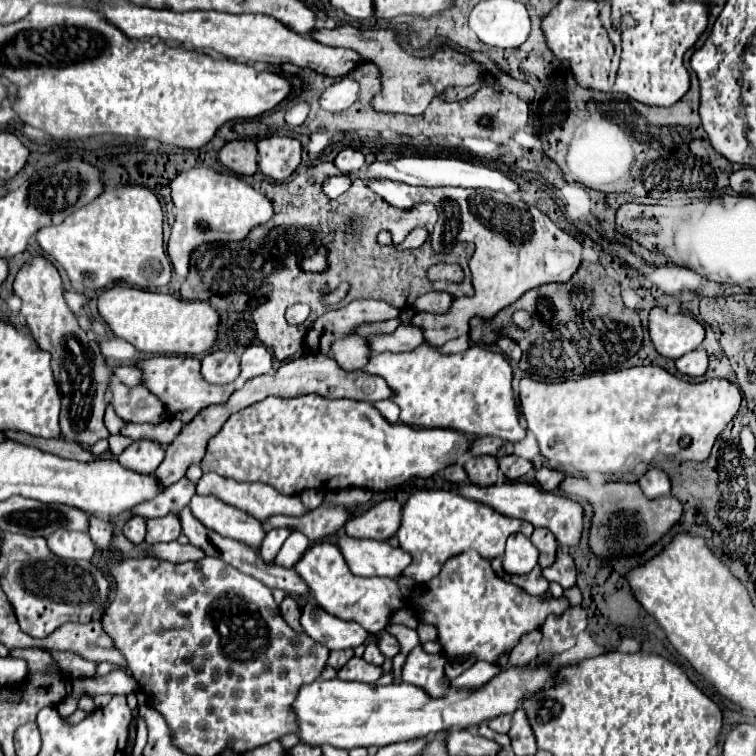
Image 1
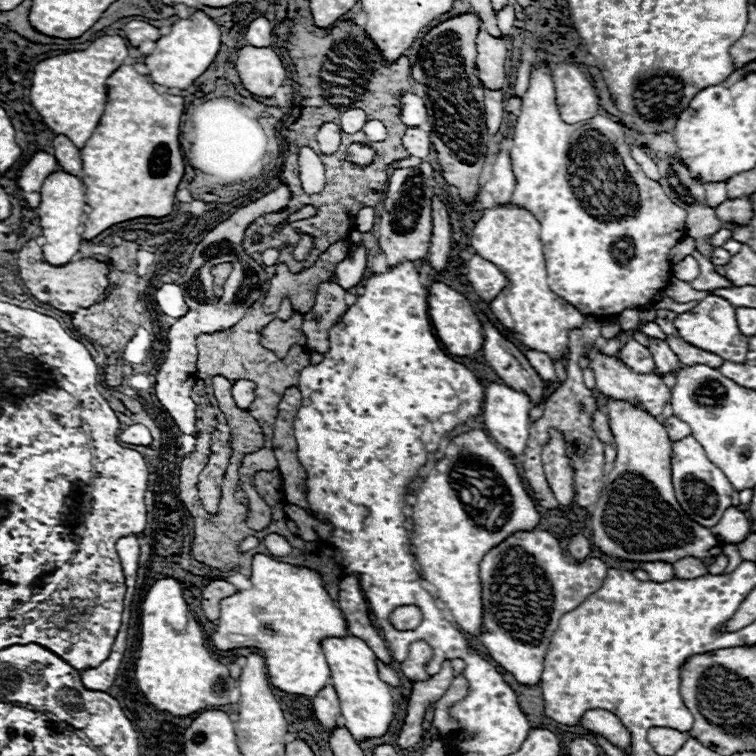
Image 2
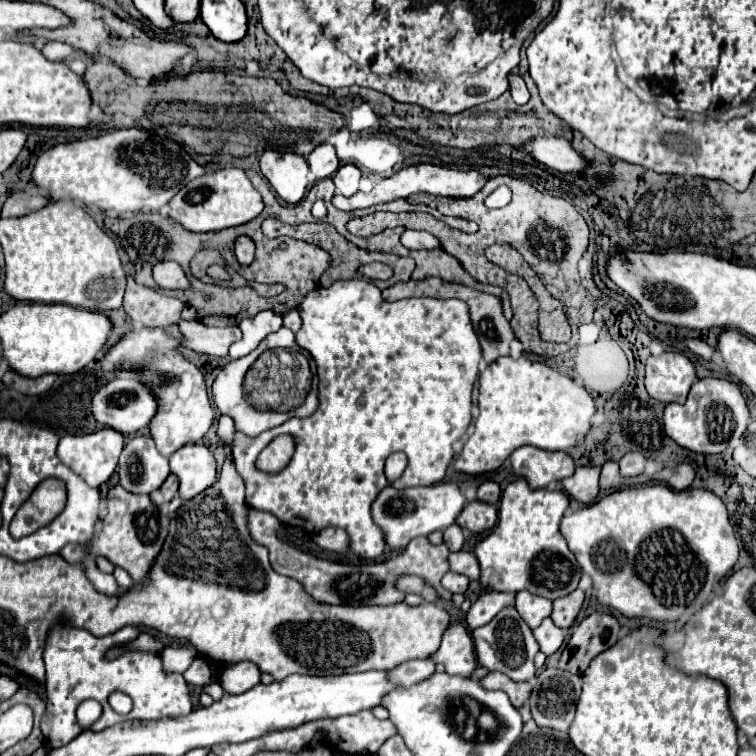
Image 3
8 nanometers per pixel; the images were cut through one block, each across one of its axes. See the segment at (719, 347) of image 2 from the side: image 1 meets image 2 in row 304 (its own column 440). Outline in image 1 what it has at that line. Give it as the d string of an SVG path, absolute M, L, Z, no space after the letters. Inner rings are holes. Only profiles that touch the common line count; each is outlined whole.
M532 660L524 666L502 668L488 684L480 688L456 688L450 684L448 694L432 698L428 692L414 684L360 684L344 680L324 680L312 682L300 688L294 702L294 712L298 716L300 740L312 746L330 744L336 748L358 748L358 746L388 746L404 740L426 738L430 734L454 730L454 728L476 728L482 722L490 722L502 714L514 714L522 700L538 694L544 688L556 684L560 672L558 664Z

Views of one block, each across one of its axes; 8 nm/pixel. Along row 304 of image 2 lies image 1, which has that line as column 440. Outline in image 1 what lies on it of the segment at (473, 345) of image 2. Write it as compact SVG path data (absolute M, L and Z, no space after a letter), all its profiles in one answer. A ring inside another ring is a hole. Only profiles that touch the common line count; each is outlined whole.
M298 396L292 400L268 398L232 414L220 434L208 442L200 462L202 472L216 472L224 478L262 482L280 494L296 496L308 488L334 492L338 488L368 488L372 492L400 486L410 478L430 478L446 466L458 464L470 450L470 440L456 430L410 428L406 424L388 424L368 402L324 400L320 396Z

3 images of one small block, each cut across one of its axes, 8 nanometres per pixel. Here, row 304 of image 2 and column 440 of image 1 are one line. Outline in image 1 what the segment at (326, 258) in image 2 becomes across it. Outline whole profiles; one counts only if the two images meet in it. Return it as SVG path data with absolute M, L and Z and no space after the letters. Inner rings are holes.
M436 264L428 272L430 280L452 280L460 282L462 280L462 268L458 264ZM428 292L428 294L420 296L414 302L414 308L420 310L420 312L444 314L444 312L448 312L450 304L452 304L452 296L450 294L446 294L446 292Z

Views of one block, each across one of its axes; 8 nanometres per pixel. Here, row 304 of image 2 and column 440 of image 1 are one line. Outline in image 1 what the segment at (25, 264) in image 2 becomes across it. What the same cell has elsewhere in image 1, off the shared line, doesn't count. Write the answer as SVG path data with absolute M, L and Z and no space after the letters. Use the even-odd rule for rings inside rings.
M348 24L336 26L334 30L316 28L312 38L326 46L342 46L360 54L362 60L374 62L380 70L382 86L372 98L372 108L376 112L398 112L398 114L422 114L430 100L444 92L448 86L472 86L482 80L480 66L474 64L466 54L454 50L438 50L430 58L416 58L402 50L396 42L394 30L360 30Z

